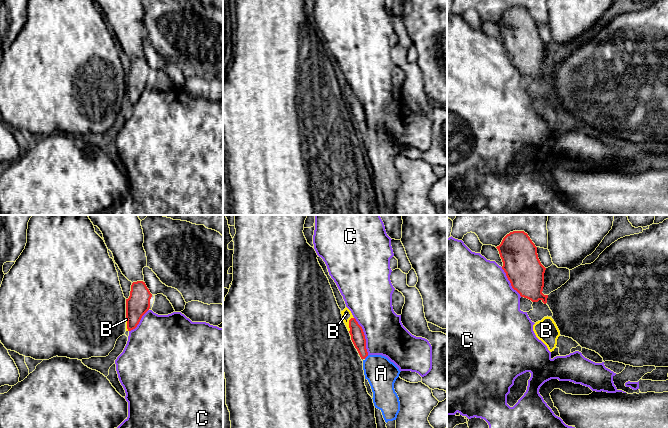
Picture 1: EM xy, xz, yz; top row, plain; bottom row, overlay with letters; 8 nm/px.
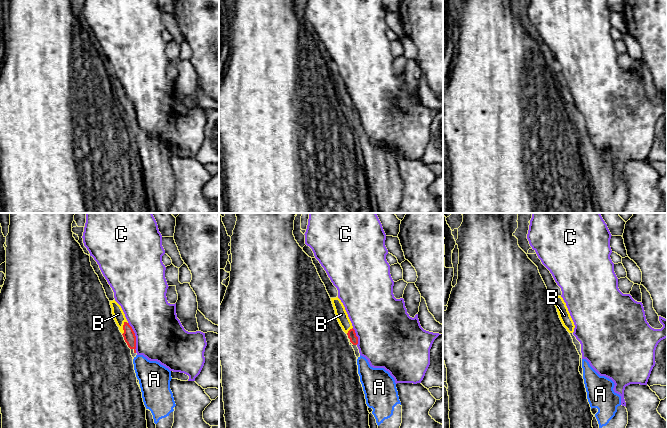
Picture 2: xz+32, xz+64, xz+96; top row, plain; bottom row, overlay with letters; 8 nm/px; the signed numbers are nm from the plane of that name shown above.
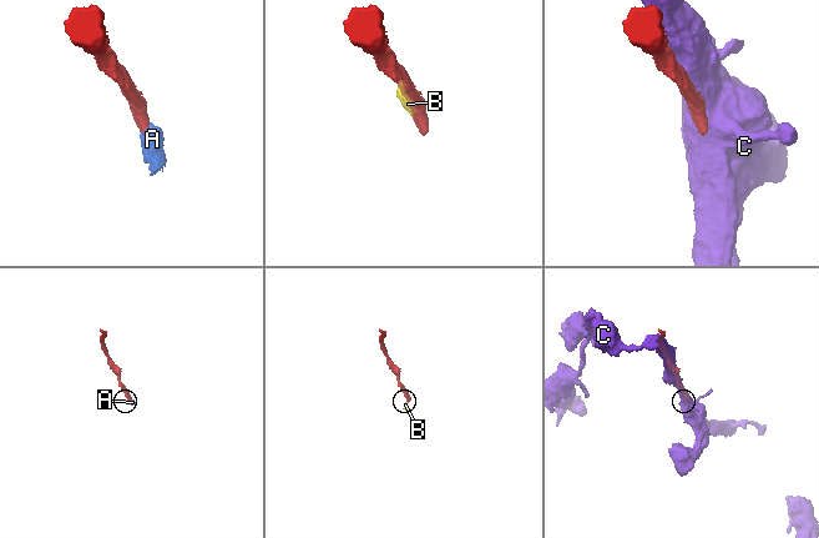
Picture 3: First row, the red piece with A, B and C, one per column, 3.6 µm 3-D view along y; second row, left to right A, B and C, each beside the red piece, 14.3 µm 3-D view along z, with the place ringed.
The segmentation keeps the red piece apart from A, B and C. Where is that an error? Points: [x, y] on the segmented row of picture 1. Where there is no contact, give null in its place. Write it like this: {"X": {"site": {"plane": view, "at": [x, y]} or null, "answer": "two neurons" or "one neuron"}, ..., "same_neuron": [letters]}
{"A": {"site": {"plane": "xz", "at": [366, 356]}, "answer": "one neuron"}, "B": {"site": {"plane": "xz", "at": [349, 324]}, "answer": "one neuron"}, "C": {"site": {"plane": "xz", "at": [364, 336]}, "answer": "two neurons"}, "same_neuron": ["A", "B"]}

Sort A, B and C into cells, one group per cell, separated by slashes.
A B / C

